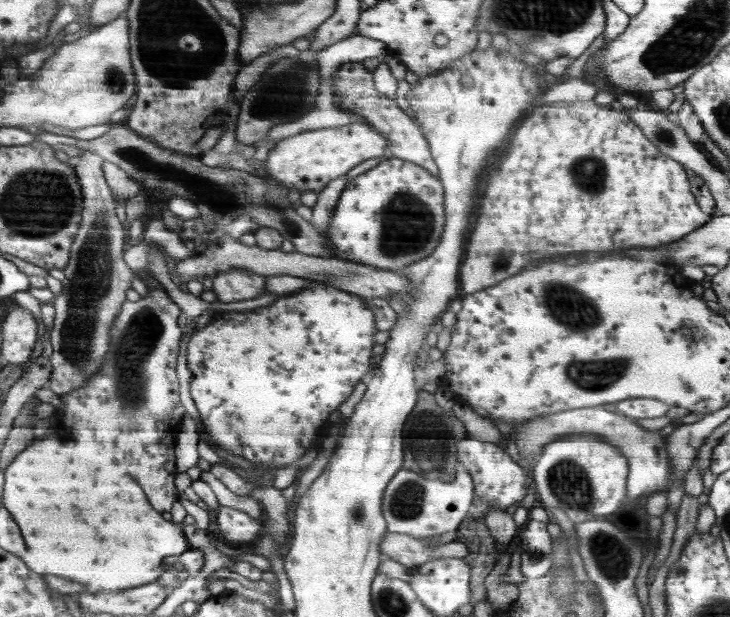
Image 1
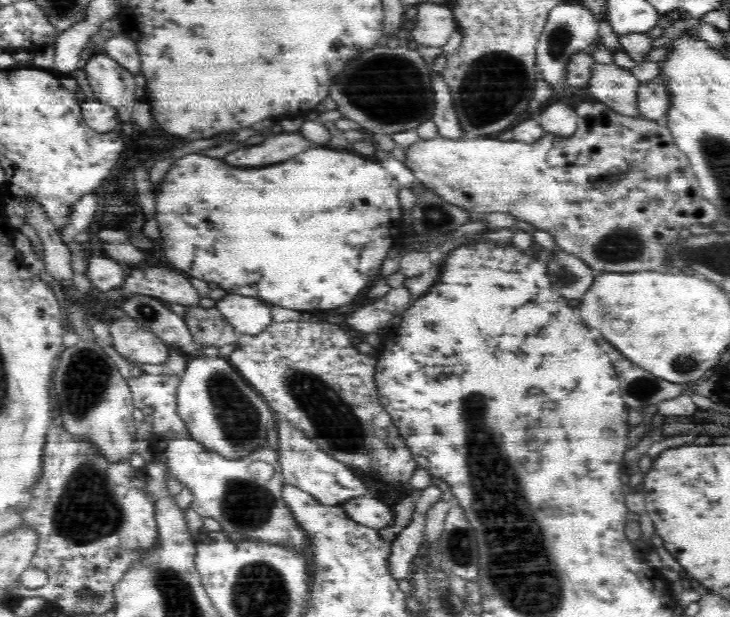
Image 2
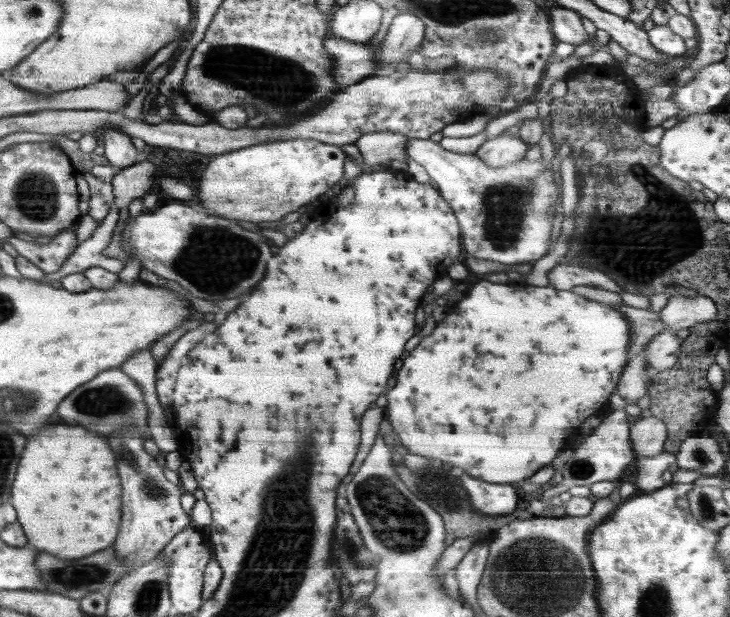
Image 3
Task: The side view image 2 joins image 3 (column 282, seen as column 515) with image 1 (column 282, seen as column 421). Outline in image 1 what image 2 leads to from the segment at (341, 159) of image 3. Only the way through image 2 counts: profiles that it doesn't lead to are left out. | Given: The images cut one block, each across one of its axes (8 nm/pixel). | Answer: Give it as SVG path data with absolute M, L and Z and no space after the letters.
M363 121L341 127L322 128L298 133L296 136L278 140L268 152L266 170L268 180L297 190L299 194L325 189L329 182L345 176L354 166L364 160L387 155L388 138Z

